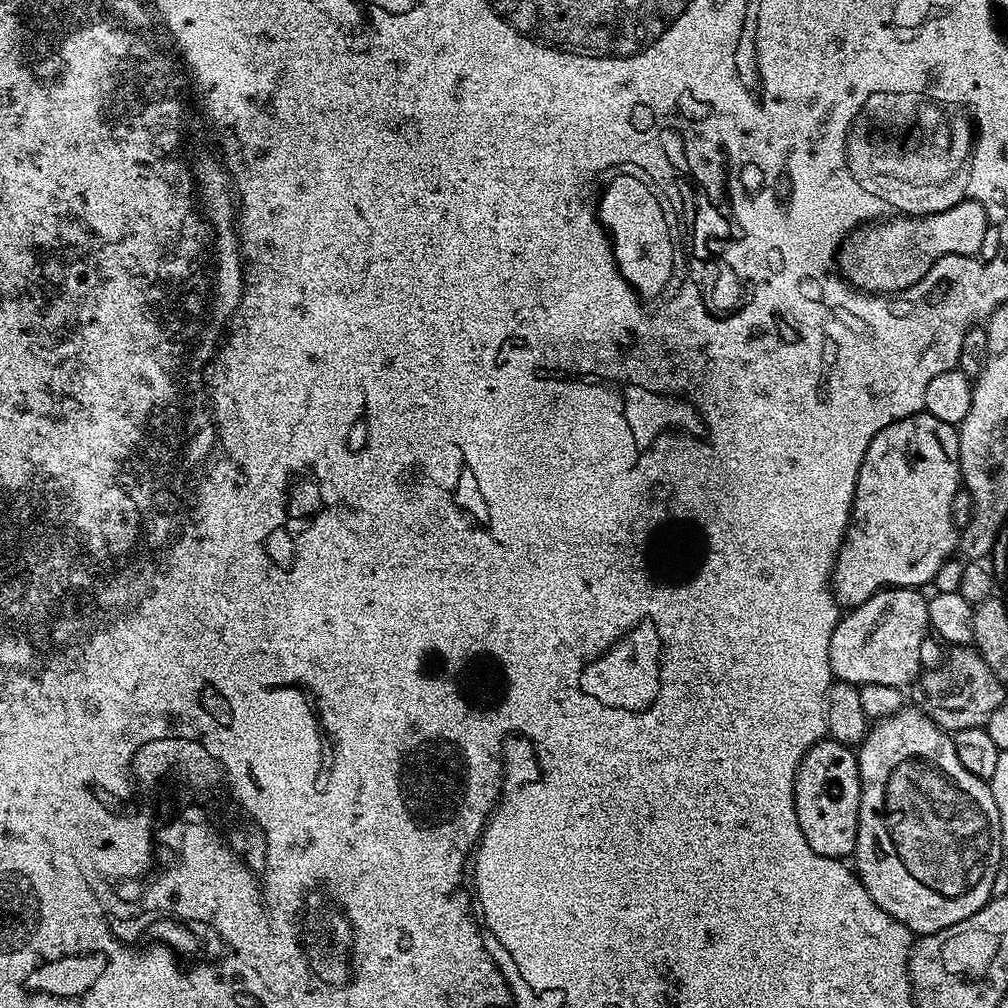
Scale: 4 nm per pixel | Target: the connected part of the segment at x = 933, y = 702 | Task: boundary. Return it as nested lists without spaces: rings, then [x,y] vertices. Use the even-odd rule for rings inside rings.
[[[956,646],[951,649],[952,653],[941,662],[937,668],[921,671],[914,687],[911,689],[915,707],[925,712],[933,722],[944,729],[949,734],[957,734],[956,732],[968,732],[971,728],[977,730],[983,729],[984,724],[988,721],[988,716],[994,714],[994,710],[998,710],[998,706],[1002,706],[1006,702],[1004,696],[1005,681],[999,680],[994,674],[994,670],[990,670],[990,666],[986,666],[986,662],[972,646]]]

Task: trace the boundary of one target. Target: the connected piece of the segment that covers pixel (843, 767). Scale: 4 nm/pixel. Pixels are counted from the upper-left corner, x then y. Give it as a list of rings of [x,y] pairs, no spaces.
[[[825,738],[806,753],[796,771],[794,806],[798,826],[802,826],[802,834],[806,834],[806,842],[814,854],[844,860],[856,851],[860,809],[860,771],[856,757],[849,745]]]

